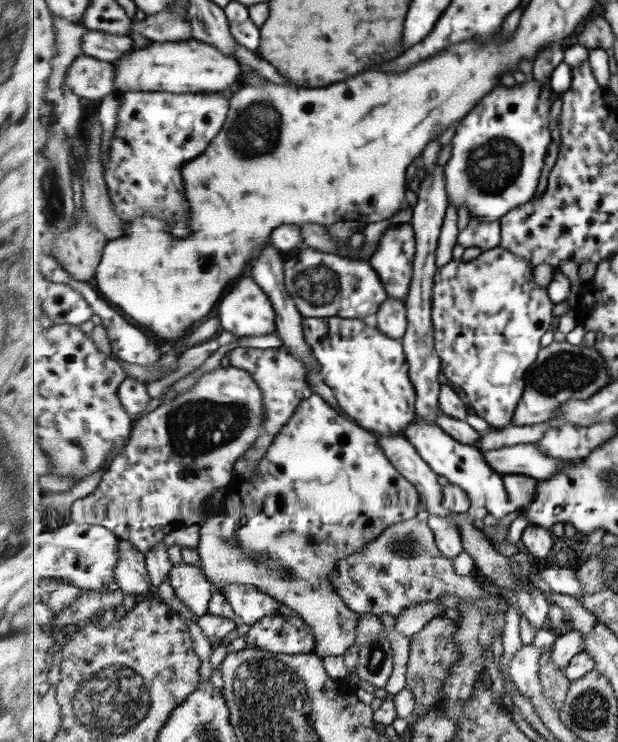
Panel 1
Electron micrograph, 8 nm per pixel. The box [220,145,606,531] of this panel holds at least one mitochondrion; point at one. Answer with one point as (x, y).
(317, 285)

